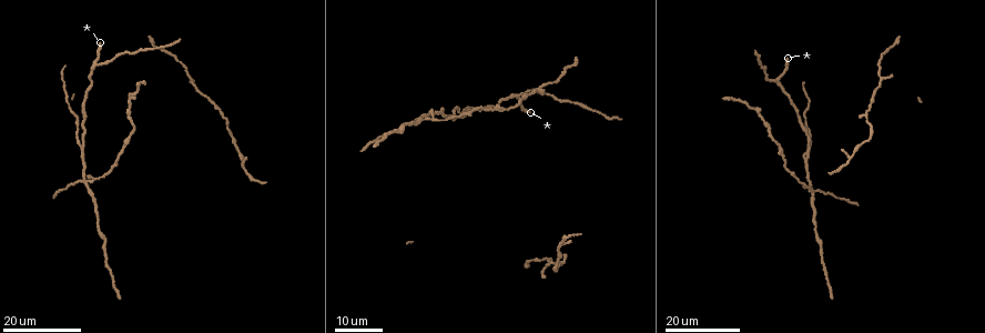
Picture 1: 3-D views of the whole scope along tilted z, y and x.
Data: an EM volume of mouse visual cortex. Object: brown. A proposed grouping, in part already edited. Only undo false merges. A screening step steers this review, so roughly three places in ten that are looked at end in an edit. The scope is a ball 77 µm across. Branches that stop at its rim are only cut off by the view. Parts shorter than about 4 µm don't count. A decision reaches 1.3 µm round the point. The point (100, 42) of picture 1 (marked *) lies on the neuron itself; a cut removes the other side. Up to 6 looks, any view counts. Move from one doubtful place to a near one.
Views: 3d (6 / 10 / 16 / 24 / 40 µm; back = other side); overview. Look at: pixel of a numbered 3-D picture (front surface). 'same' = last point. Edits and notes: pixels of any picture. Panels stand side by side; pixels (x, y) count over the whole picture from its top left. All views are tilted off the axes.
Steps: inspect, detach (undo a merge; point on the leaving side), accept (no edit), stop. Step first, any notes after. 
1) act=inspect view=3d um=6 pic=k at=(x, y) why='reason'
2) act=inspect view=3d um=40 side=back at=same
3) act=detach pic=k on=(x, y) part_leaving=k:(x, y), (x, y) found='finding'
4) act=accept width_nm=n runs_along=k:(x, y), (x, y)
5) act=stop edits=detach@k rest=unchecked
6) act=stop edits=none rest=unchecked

act=inspect view=3d um=24 pic=1 at=(84, 150) why='two arms in line, one across'

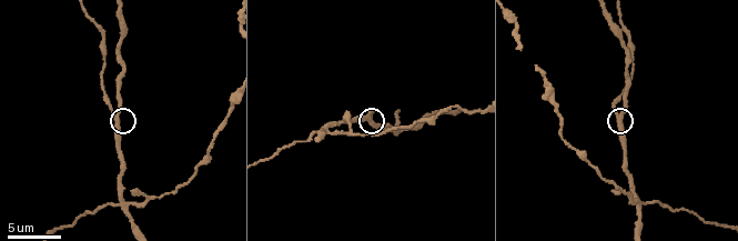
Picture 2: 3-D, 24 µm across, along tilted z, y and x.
act=inspect view=3d um=6 pic=2 at=(620, 118)

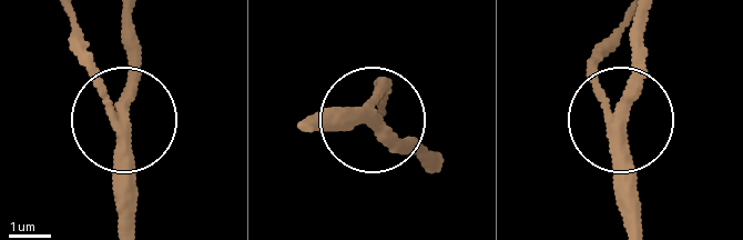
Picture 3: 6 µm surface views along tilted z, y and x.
act=detach pic=3 on=(91, 74) arms=3 part_leaving=3:(116, 122), (77, 21) found='two neurons meet here'

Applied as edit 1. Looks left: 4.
act=inspect view=3d um=6 pic=2 at=(128, 203) why='four-way junction'

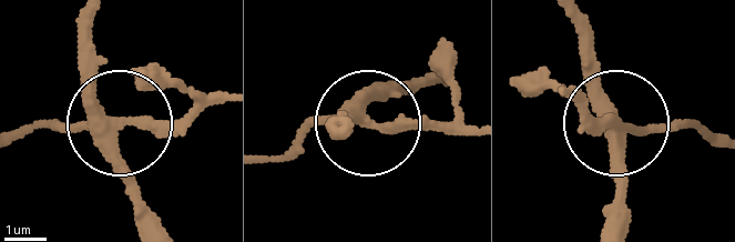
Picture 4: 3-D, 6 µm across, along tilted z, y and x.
act=detach pic=4 on=(166, 127) side_arm_um=36 arms=4 found='a second neuron is stuck on'

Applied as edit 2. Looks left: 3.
act=inspect view=overview

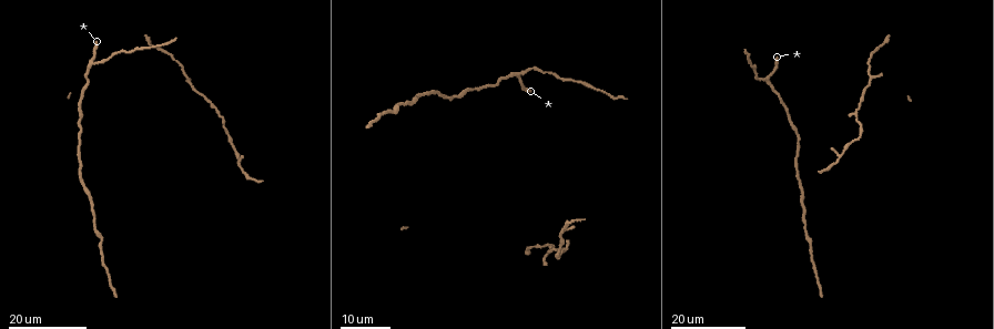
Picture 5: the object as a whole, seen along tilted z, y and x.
act=inspect view=3d um=16 pic=5 at=(80, 110) why='calibre changes'

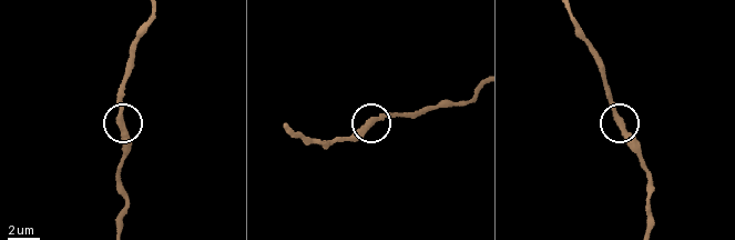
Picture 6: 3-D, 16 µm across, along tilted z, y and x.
act=inspect view=3d um=10 pic=6 at=(121, 123) why='zoom in'

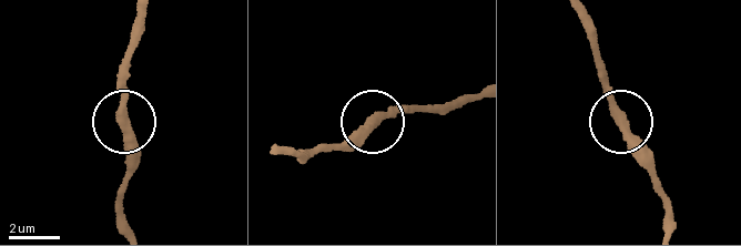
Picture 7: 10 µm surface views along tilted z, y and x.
act=accept runs_along=7:(144, 21), (131, 61), (125, 126), (135, 171) found='continuous, no second neuron'

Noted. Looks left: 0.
act=stop edits=detach@3,detach@4 rest=unchecked

